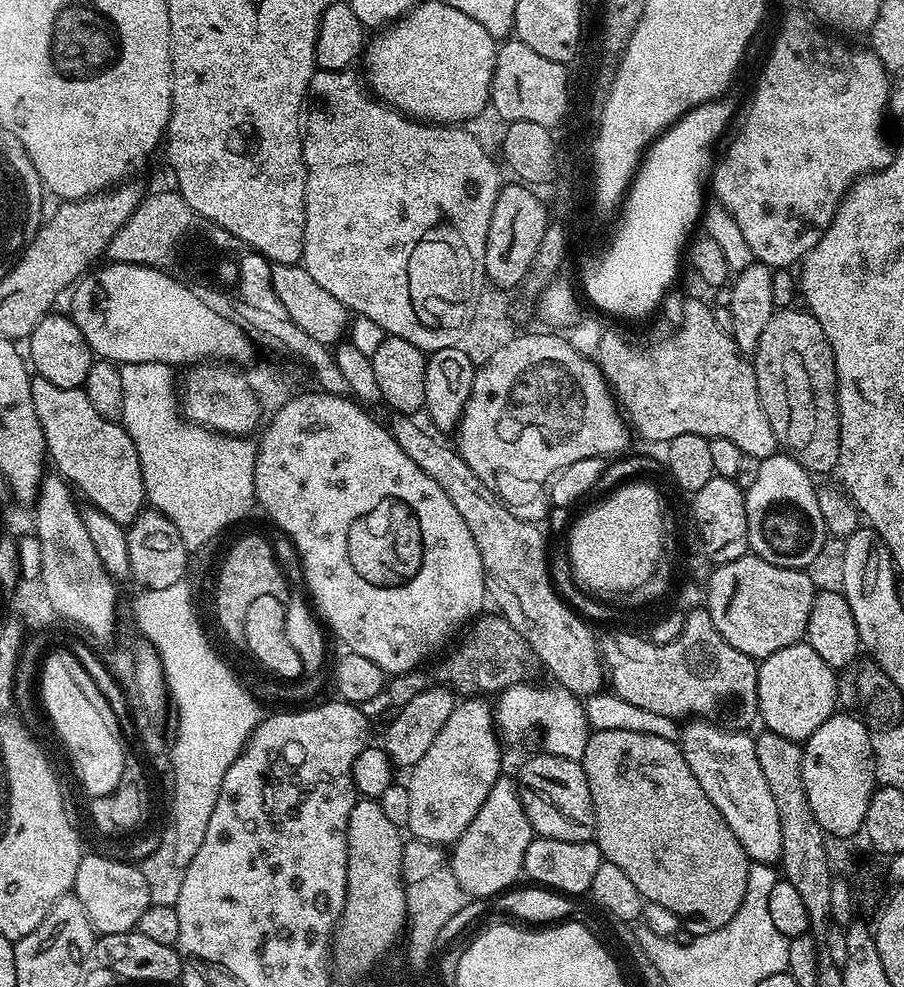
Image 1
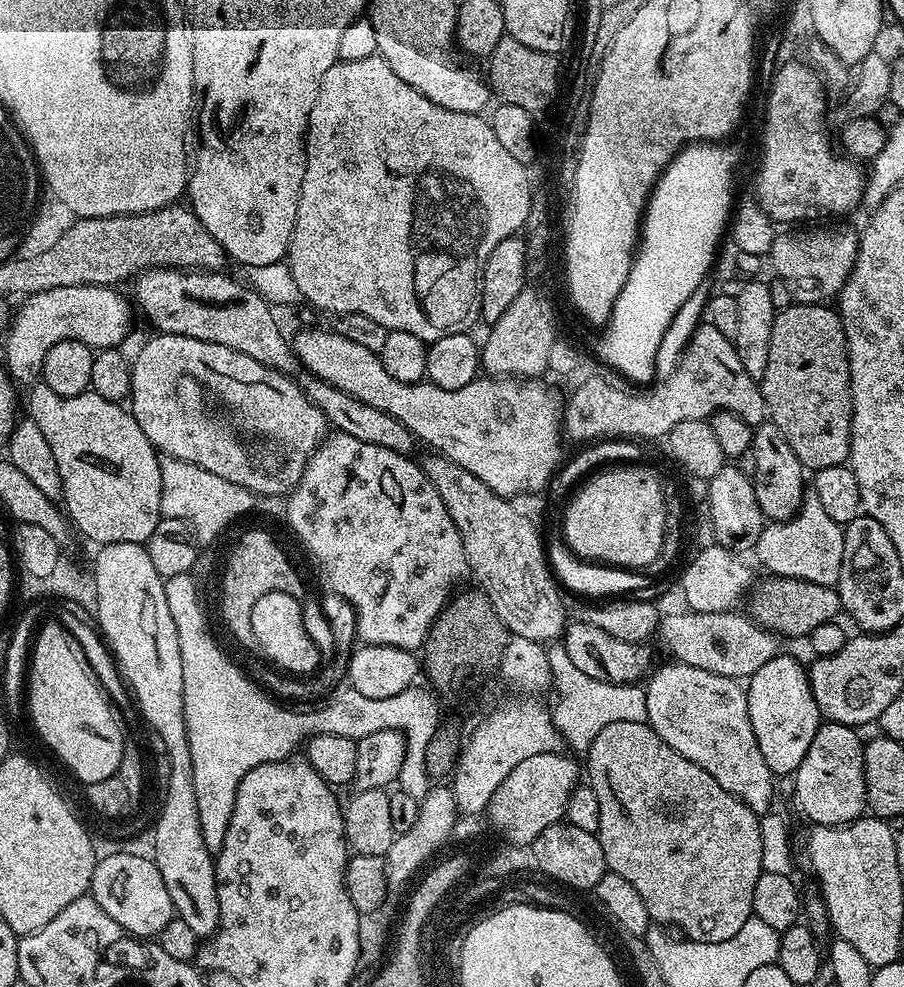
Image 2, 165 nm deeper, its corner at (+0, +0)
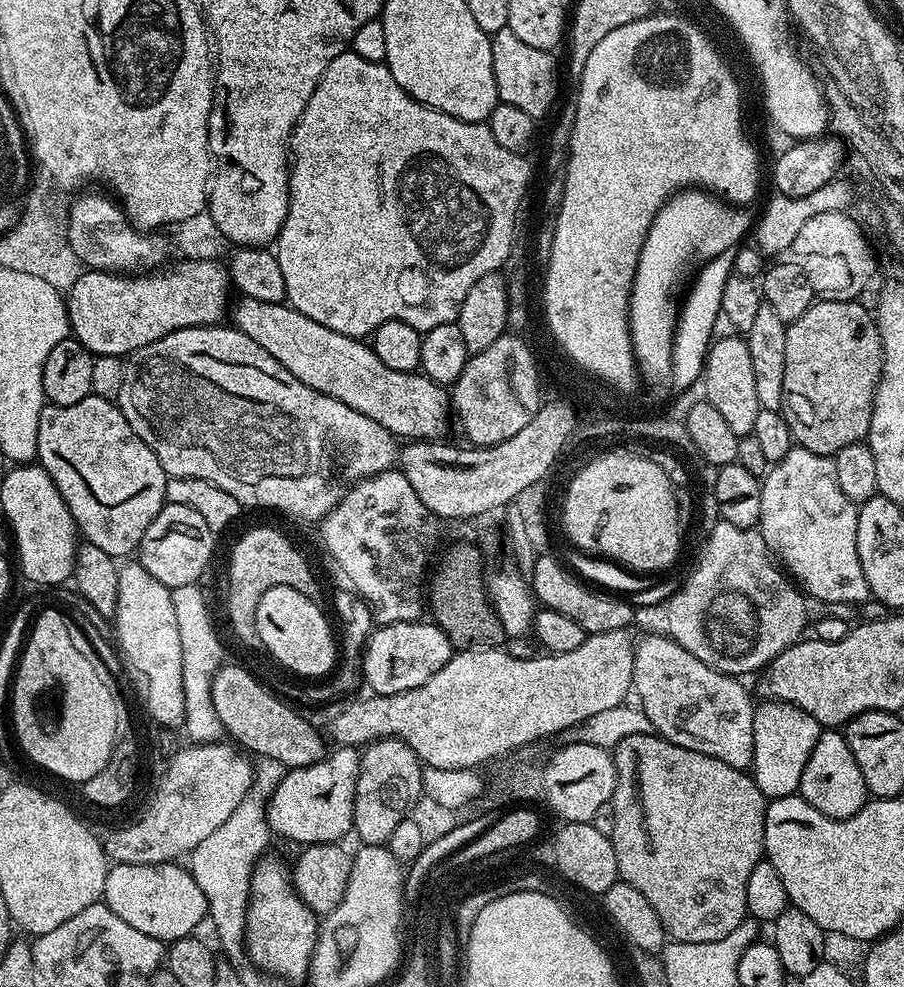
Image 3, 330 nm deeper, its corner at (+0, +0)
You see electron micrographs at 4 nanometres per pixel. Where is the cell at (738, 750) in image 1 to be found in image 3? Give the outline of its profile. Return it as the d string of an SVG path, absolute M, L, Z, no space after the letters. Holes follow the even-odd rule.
M661 636L640 652L640 664L632 664L630 684L636 687L638 706L652 724L655 735L686 750L718 758L726 766L751 769L756 704L737 677L722 675L706 666L706 662L698 662L690 650L682 650L672 637Z

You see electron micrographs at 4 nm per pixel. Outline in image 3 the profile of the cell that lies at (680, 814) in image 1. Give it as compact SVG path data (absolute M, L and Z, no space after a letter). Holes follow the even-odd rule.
M652 732L622 738L622 742L618 742L612 752L612 761L616 767L616 785L610 801L614 806L614 830L610 839L614 846L614 858L618 862L619 879L623 883L634 886L634 890L638 890L638 894L643 894L646 902L654 906L654 914L658 914L665 933L673 941L697 944L698 942L718 942L718 938L726 938L726 934L730 934L730 930L738 927L748 916L746 882L750 879L754 866L758 866L758 862L765 859L764 827L768 805L762 790L758 790L756 781L745 769L726 766L726 762L718 762L718 758L710 758L706 754L686 750Z

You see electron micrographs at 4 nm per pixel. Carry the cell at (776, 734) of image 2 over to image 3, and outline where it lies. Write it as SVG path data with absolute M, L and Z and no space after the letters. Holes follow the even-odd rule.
M765 699L755 705L750 775L756 781L758 790L762 790L768 800L799 793L806 758L810 758L810 750L814 750L814 742L818 742L821 731L822 725L813 716L793 704Z

